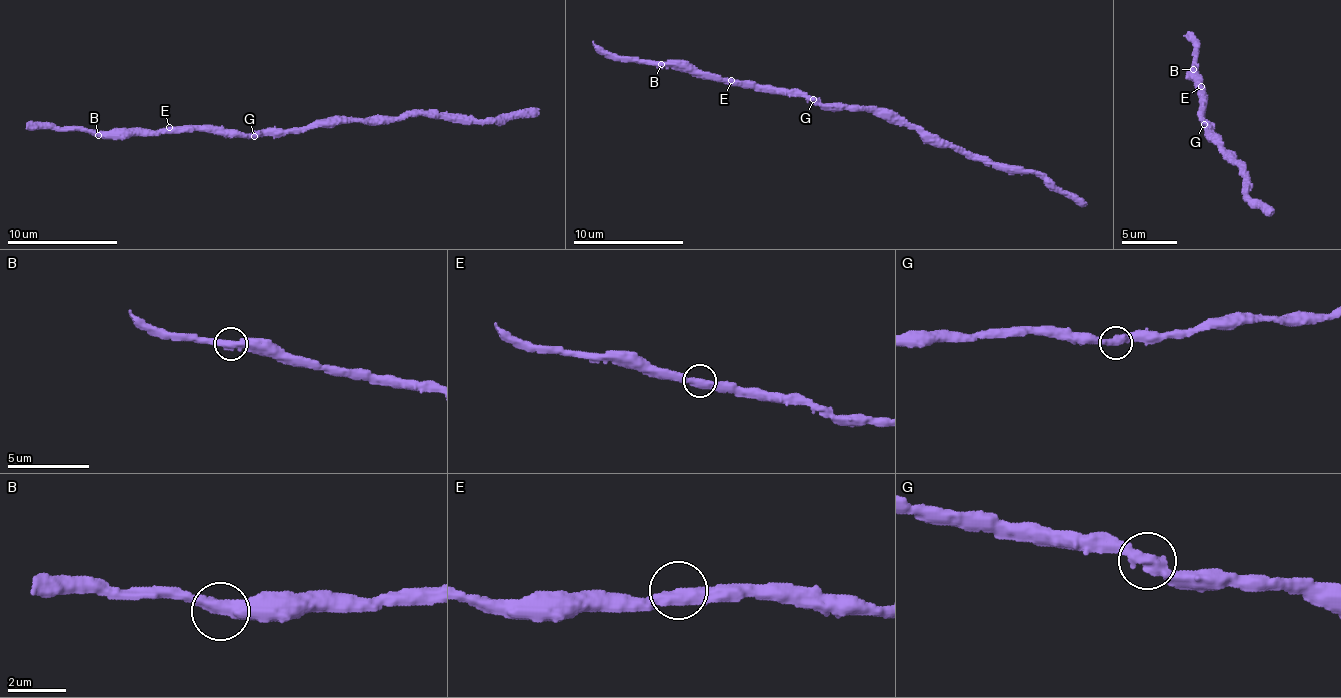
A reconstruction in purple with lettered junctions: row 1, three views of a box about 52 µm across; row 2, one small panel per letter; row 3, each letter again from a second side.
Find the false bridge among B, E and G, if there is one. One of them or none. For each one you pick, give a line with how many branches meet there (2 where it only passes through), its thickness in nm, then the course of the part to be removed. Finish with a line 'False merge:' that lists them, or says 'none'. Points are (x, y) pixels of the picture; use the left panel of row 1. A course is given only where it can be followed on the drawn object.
False merge: none

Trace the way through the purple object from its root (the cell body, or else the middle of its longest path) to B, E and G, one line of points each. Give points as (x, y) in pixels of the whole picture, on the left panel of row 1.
B: (287, 130), (262, 129), (245, 134), (205, 130), (135, 130), (101, 132), (98, 135)
E: (287, 130), (262, 129), (245, 134), (169, 127)
G: (287, 130), (262, 129), (253, 137)

